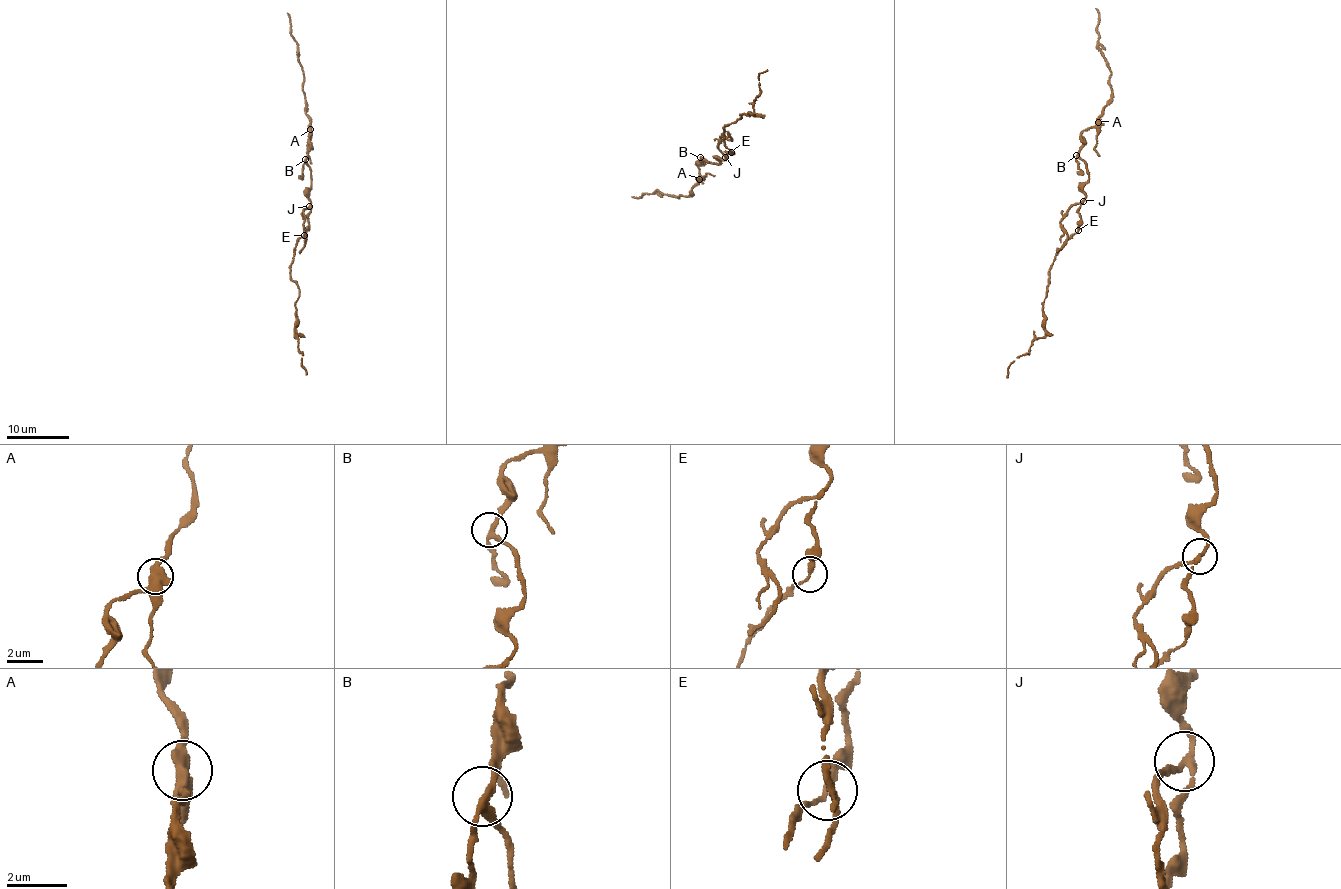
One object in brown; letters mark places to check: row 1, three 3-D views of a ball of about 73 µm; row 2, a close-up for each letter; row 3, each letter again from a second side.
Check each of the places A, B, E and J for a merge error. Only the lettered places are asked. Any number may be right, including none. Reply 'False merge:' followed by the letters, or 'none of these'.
False merge: A, J

